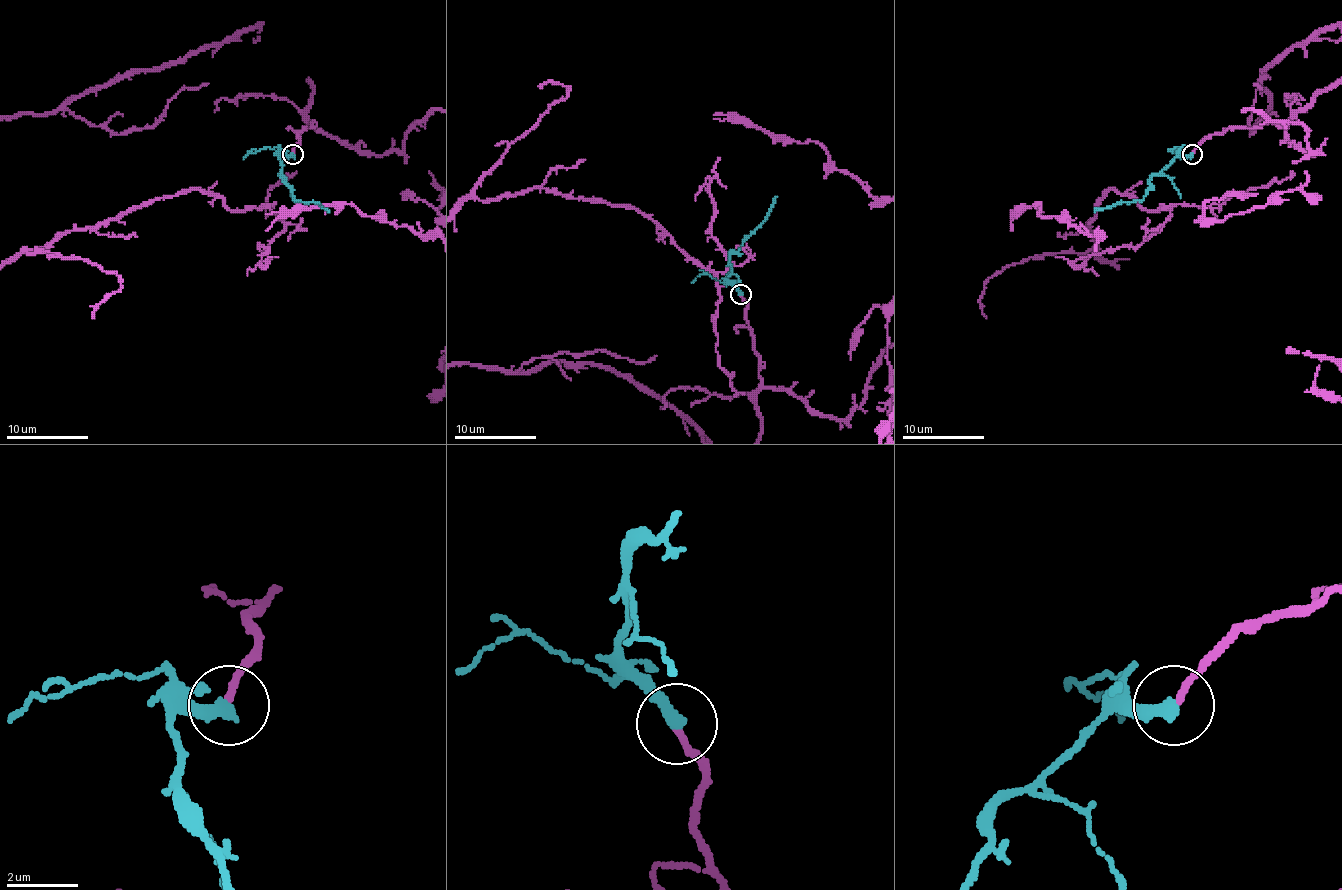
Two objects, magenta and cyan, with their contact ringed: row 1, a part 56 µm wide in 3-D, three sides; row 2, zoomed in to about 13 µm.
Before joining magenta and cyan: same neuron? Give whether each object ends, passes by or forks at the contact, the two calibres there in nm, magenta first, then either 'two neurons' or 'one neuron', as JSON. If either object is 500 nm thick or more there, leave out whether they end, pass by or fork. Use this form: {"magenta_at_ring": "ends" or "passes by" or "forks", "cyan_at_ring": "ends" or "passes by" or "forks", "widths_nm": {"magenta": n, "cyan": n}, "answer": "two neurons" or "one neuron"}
{"magenta_at_ring": "ends", "cyan_at_ring": "ends", "widths_nm": {"magenta": 180, "cyan": 400}, "answer": "one neuron"}

